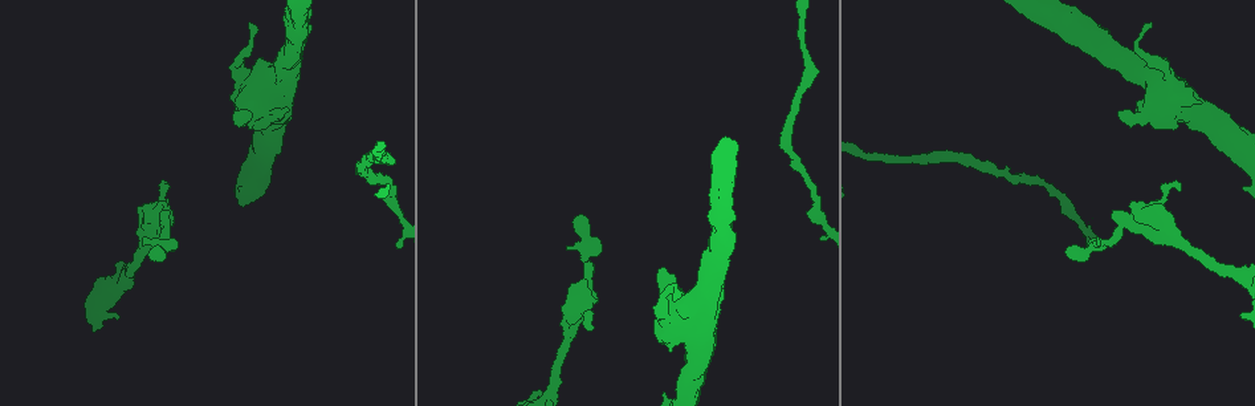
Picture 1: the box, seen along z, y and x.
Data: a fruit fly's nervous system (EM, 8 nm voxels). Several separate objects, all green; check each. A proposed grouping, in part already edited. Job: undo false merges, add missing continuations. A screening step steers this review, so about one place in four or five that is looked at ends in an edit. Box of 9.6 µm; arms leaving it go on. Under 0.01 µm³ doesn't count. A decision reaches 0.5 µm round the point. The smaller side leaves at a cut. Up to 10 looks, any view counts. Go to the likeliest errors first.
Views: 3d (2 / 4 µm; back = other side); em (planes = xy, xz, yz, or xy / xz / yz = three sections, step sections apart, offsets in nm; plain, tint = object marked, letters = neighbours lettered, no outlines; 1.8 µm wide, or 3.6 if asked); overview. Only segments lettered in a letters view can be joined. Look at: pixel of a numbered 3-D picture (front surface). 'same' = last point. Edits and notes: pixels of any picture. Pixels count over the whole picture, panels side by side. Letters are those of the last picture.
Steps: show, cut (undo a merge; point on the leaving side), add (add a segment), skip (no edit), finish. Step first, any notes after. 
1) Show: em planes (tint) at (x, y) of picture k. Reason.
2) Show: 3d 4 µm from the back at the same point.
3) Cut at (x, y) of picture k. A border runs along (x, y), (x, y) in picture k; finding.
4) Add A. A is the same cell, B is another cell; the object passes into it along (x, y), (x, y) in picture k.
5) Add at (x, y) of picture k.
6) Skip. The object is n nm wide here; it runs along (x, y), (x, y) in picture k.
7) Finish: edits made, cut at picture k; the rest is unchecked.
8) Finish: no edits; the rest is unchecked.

Show: em planes (letters) at (569, 247) of picture 1. Branch stops here.

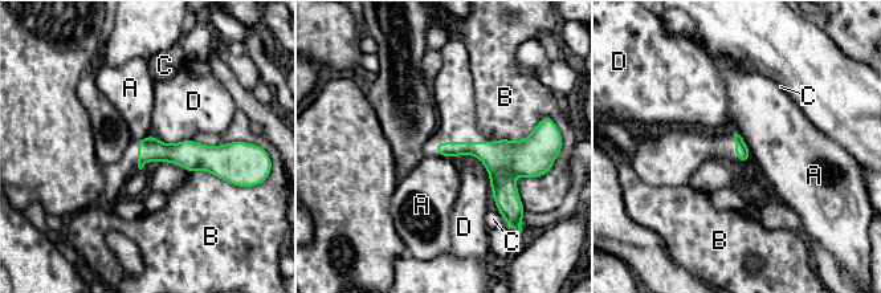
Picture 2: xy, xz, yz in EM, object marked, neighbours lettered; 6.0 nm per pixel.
Skip. A, B, C and D are other cells; a border runs along (734, 131), (742, 138), (751, 157) in picture 2; no lettered segment goes on from it.

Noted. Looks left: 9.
Show: em xz step 4 (letters) at (1179, 190) of picture 1.

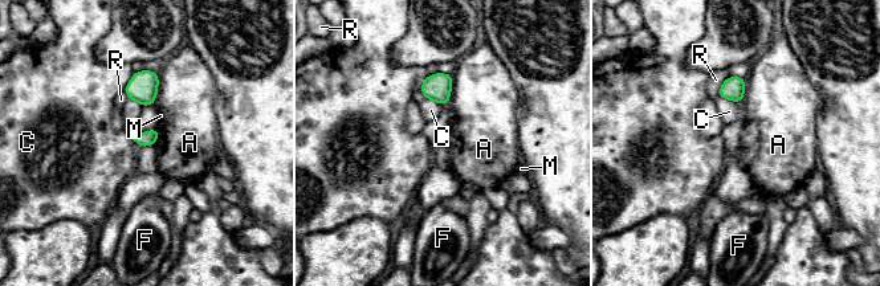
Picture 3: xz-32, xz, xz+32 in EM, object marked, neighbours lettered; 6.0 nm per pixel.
Show: em planes (letters) at the same point. Another direction.

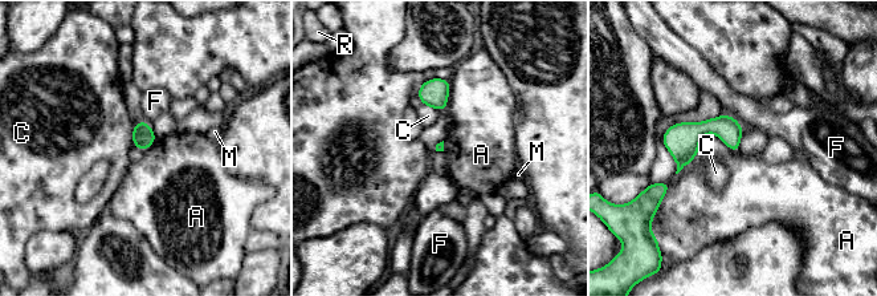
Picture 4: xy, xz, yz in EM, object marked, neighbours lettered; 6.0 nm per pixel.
Skip. The longest contact is with A, 200 nm; A, C, F, M and R are other cells; a border runs along (451, 80), (447, 108), (444, 110) in picture 4; no lettered segment goes on from it.

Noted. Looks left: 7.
Show: 3d 4 µm at (663, 391) of picture 1. Stops while still wide.

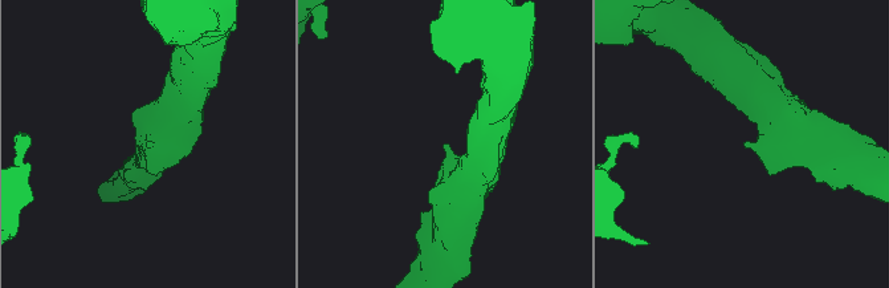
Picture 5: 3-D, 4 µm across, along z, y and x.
Show: em 3.6 µm planes (letters) at (743, 143) of picture 5.

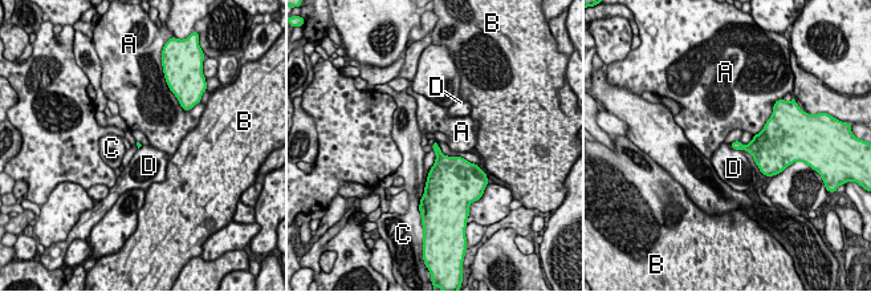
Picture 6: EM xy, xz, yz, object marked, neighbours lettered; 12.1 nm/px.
Skip. A, B, C and D are other cells; a border runs along (731, 147), (740, 150) in picture 6; none of them fits.

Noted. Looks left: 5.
Show: em planes (letters) at (665, 270) of picture 1. An open end.

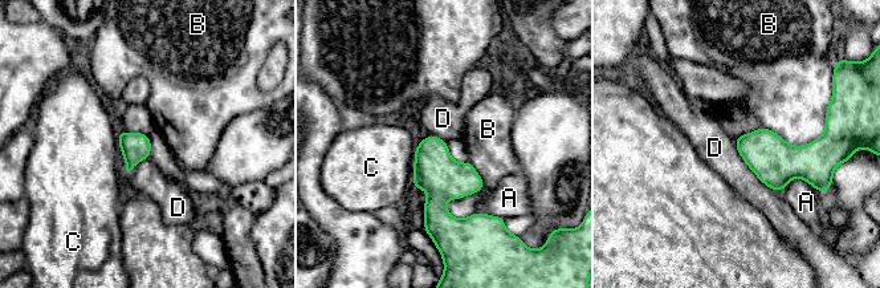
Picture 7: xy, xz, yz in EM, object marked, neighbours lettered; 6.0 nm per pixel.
Skip. The object is 180 nm wide here; A, B, C and D are other cells; a border runs along (733, 140), (748, 167), (781, 193) in picture 7; no lettered segment goes on from it.

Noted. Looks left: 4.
Show: em planes (tint) at (117, 319) of picture 1. Free end.

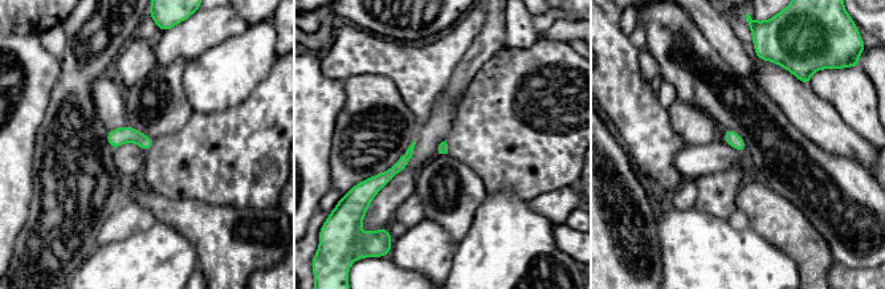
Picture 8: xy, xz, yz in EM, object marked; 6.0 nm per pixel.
Show: em planes (letters) at the same point.

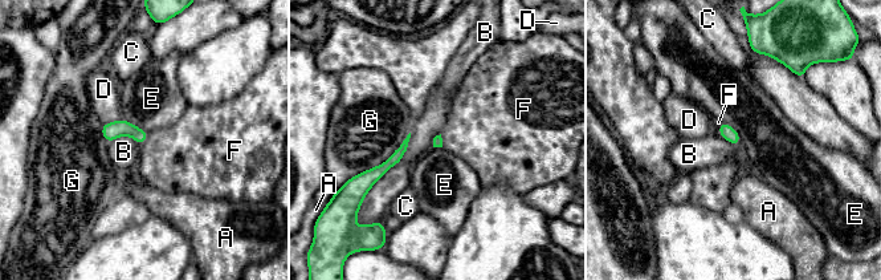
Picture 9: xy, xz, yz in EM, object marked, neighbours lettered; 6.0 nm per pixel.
Skip. A, B, C, D, E, F and G are other cells; a border runs along (410, 132), (406, 154), (364, 198) in picture 9; no lettered segment goes on from it.

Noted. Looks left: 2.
Finish: no edits; the rest is unchecked.

